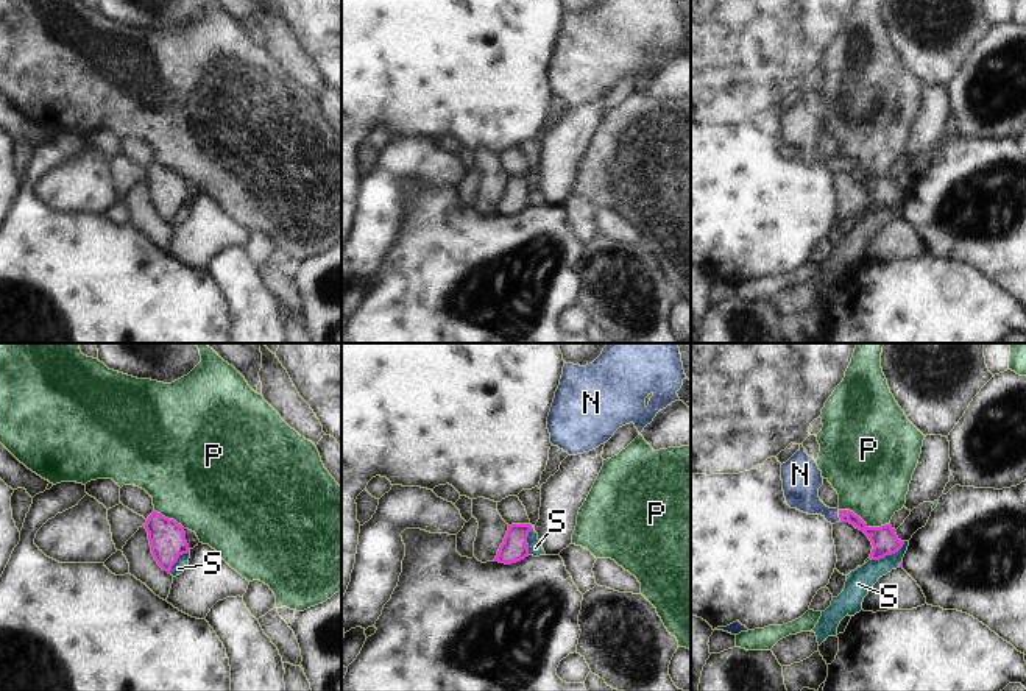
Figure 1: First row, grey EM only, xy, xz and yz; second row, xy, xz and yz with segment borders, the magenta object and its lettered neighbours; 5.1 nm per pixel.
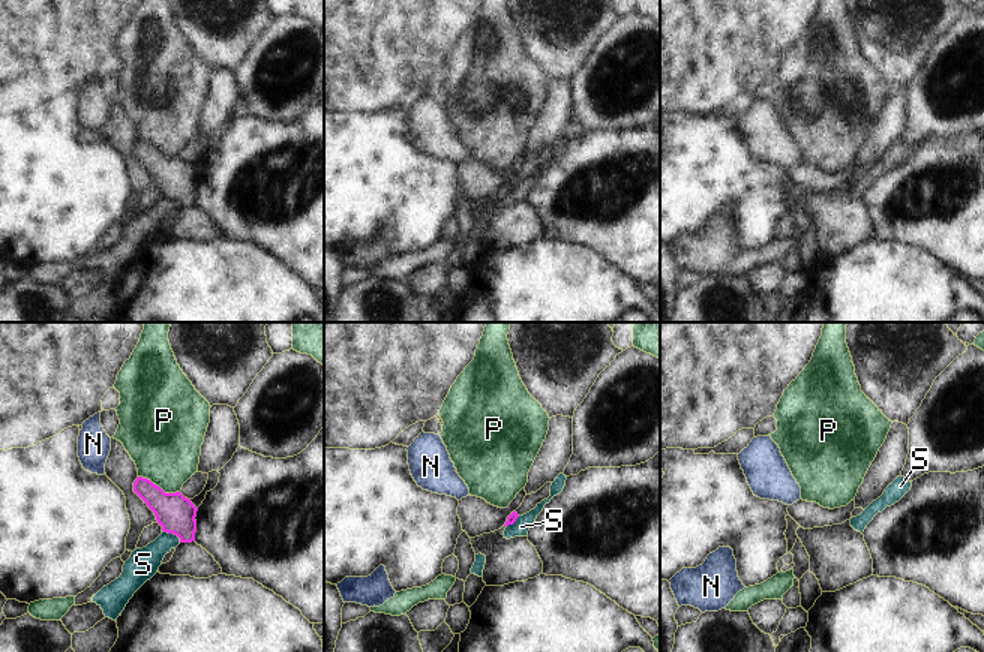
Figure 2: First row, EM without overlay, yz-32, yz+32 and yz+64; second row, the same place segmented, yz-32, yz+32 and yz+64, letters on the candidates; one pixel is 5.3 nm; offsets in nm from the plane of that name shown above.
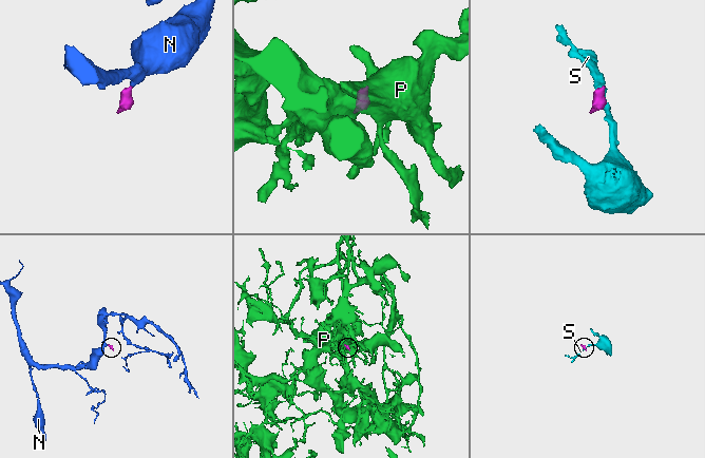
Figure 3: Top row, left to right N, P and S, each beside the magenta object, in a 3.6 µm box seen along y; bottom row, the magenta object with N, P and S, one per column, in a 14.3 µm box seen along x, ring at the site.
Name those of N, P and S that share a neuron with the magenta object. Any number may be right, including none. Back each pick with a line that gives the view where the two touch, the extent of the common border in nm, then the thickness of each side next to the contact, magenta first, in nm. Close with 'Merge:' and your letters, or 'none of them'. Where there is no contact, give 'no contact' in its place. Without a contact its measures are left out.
N: meets magenta in yz; contact 60 nm long; 120 nm thick on the magenta side, 180 nm on the other
Merge: N

